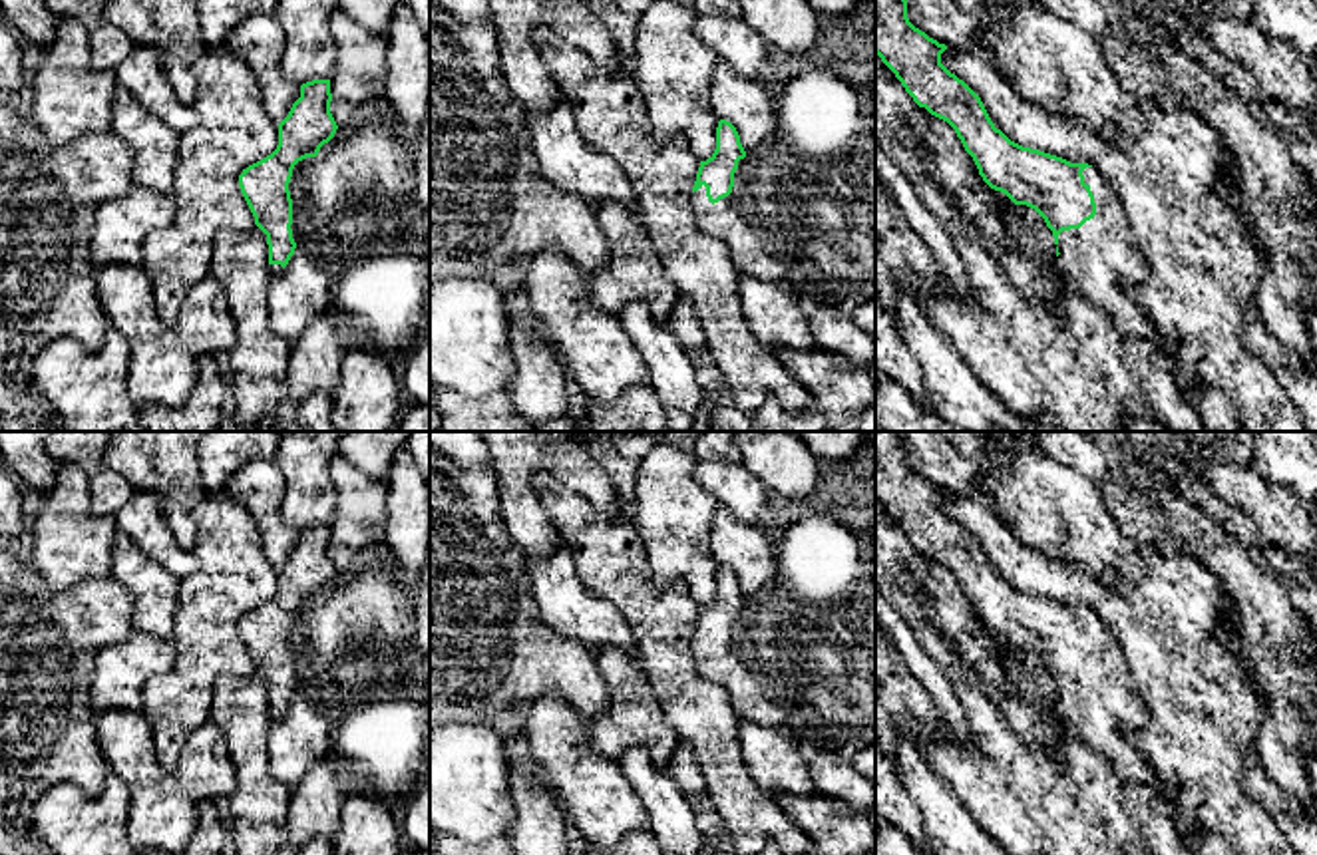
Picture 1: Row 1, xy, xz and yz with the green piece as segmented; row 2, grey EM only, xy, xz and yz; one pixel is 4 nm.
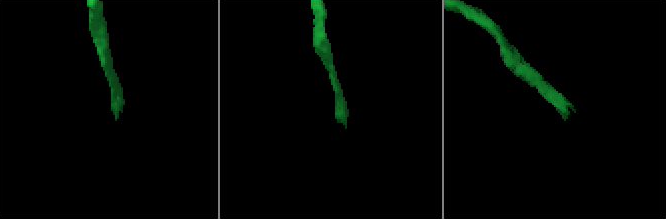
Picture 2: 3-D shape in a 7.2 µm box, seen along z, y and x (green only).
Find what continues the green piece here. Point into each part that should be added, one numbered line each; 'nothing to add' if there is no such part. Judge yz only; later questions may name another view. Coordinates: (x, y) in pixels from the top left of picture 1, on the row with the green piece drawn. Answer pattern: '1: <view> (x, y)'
1: yz (1097, 261)

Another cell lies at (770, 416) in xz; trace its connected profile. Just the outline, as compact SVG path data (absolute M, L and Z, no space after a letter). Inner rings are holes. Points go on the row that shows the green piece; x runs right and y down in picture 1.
M768 396L752 414L752 431L830 431L830 426L816 408L788 412Z

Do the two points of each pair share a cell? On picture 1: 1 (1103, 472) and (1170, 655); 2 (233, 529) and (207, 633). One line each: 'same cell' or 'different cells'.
1: different cells
2: same cell

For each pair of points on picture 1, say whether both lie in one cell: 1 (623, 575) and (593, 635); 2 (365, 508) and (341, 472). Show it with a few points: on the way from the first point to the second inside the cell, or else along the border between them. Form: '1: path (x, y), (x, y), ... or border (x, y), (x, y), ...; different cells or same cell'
1: border (577, 565), (579, 579), (619, 611), (635, 639); different cells
2: path (361, 500), (351, 490), (349, 480); same cell

